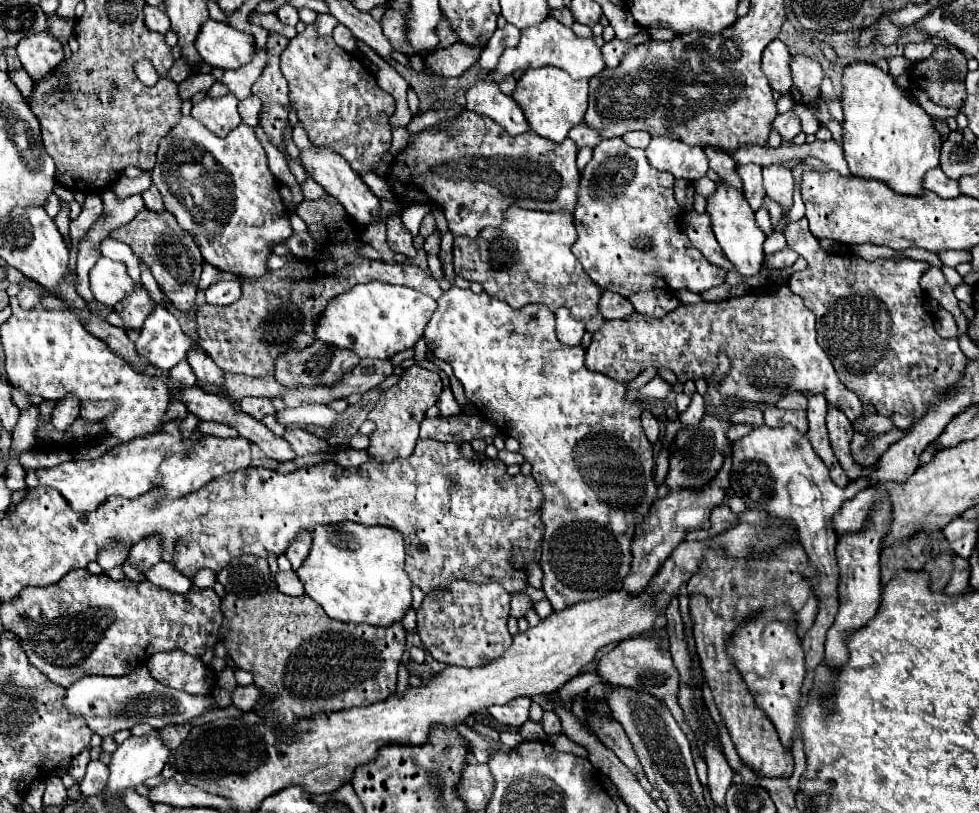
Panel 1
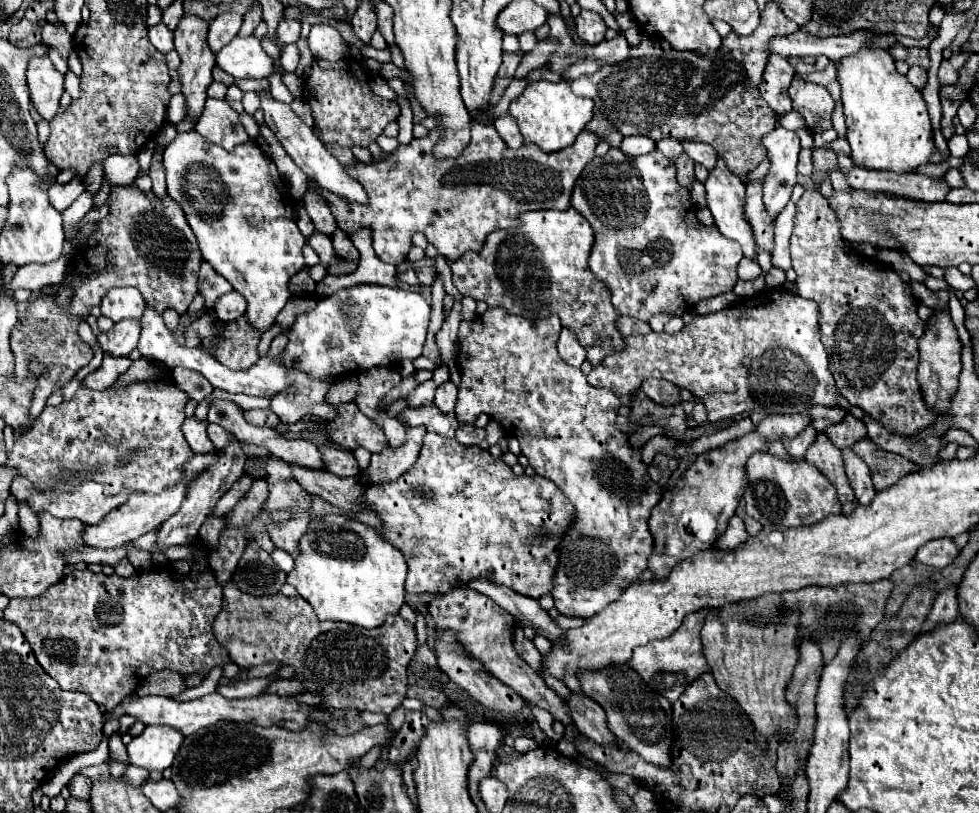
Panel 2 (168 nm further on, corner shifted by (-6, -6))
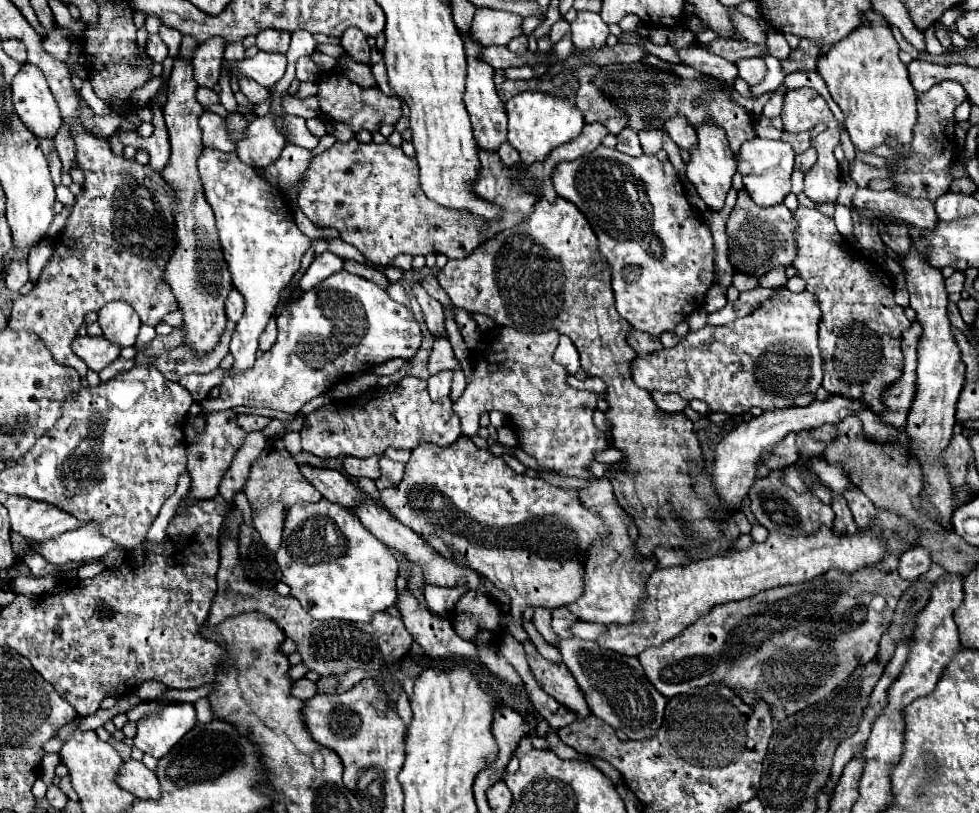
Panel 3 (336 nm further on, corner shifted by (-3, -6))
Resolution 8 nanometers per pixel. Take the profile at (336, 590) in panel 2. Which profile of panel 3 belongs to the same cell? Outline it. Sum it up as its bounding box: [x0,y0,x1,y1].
[275,499,399,623]

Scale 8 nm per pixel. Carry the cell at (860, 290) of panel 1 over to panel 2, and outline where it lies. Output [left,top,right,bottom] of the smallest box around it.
[790,191,936,435]

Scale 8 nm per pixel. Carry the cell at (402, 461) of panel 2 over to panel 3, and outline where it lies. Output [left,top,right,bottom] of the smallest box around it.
[375,455,405,489]

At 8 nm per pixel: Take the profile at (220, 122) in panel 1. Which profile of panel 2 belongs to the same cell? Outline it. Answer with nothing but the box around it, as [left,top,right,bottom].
[194,99,248,151]

